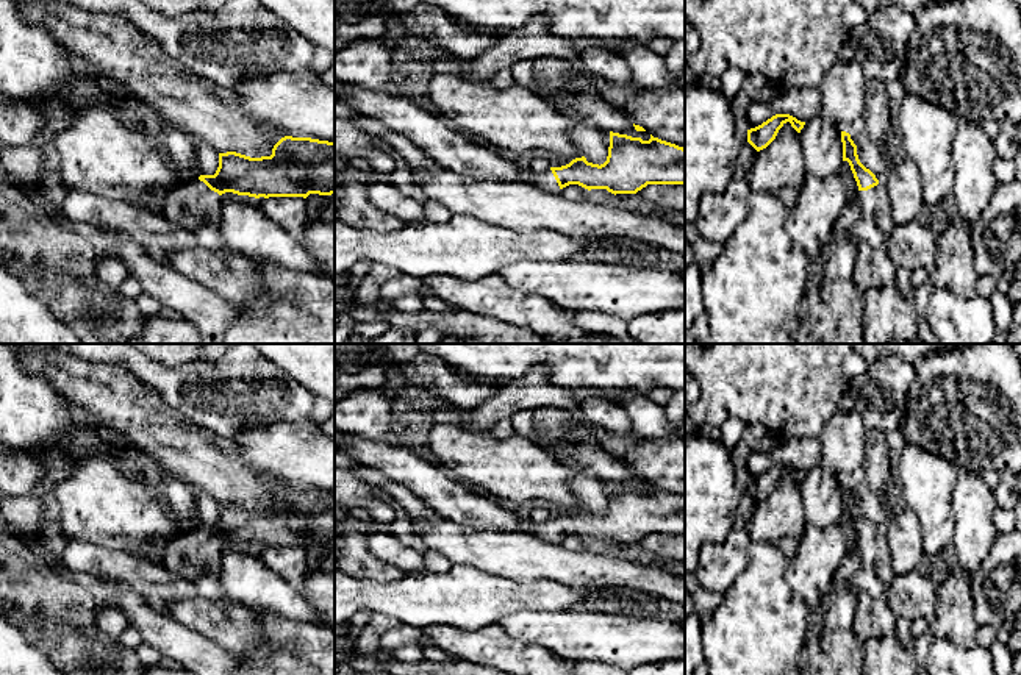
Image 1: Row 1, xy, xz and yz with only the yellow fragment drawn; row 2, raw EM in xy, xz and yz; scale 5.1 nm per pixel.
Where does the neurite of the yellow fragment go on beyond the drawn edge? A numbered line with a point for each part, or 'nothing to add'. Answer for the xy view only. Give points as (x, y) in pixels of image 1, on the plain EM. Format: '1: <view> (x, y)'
1: xy (193, 553)

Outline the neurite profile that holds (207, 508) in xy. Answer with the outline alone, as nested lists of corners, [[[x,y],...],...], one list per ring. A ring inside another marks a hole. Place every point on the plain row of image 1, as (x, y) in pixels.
[[[194,488],[194,503],[200,525],[214,525],[219,517],[219,503],[199,488]]]

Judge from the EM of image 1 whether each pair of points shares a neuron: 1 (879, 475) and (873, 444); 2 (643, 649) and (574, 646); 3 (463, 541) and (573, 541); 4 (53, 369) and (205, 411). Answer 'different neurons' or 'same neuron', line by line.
1: same neuron
2: same neuron
3: different neurons
4: different neurons

